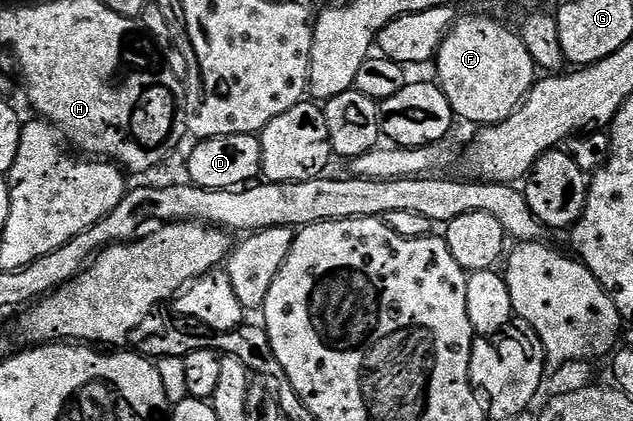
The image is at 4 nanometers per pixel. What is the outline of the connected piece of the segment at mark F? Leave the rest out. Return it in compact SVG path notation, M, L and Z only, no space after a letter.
M461 17L453 22L449 34L437 48L435 66L441 90L447 95L454 114L465 121L470 121L473 127L497 125L516 111L529 95L535 80L535 66L531 55L527 55L527 47L523 47L520 36L513 33L505 25L492 21L489 17Z

